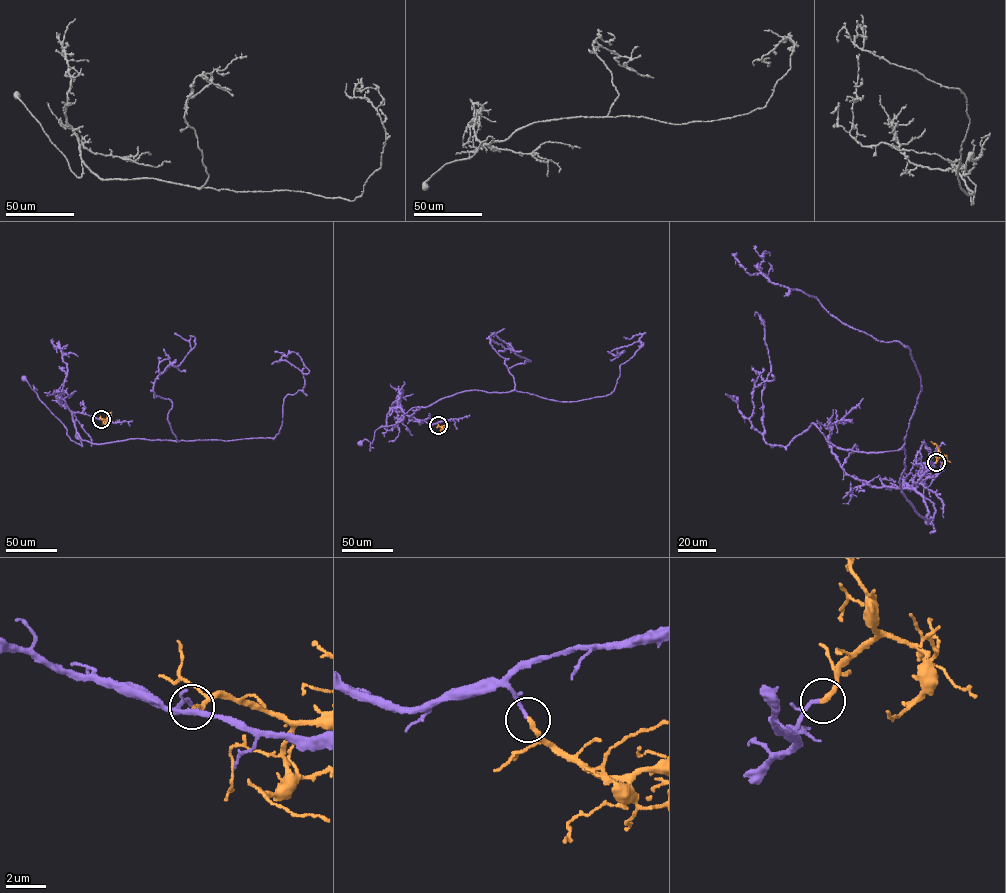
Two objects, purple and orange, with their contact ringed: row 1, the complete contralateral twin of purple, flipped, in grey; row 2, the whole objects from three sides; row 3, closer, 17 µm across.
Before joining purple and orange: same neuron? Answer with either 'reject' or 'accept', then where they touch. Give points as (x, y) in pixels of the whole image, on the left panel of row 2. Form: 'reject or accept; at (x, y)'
reject; at (101, 419)

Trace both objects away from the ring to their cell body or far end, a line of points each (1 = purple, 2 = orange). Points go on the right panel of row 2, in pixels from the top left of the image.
1: (935, 462), (916, 489), (933, 524), (931, 533), (935, 509), (923, 490), (936, 474), (924, 474), (924, 467)
2: (935, 462), (940, 454), (931, 441)

